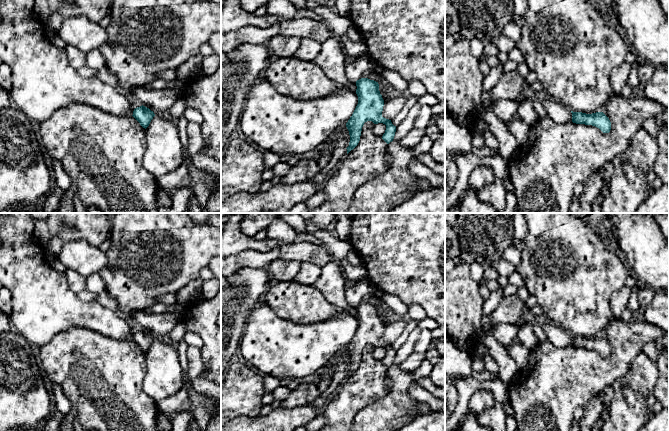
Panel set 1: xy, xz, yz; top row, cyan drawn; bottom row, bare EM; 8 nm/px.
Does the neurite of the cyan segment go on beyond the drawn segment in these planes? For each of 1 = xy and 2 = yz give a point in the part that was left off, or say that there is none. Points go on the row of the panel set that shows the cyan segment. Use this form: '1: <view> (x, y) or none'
1: none
2: none

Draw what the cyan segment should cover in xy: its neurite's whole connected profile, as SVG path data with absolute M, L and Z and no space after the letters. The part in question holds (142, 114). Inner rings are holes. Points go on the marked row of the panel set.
M140 106L134 109L132 115L143 128L147 128L155 116L154 112L145 106Z

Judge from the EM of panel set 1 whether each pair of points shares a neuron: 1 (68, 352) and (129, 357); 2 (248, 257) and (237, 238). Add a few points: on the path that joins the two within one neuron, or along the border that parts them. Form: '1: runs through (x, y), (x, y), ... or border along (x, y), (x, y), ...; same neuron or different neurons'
1: runs through (83, 357), (114, 357); same neuron
2: border along (267, 251), (241, 251), (231, 255); different neurons

